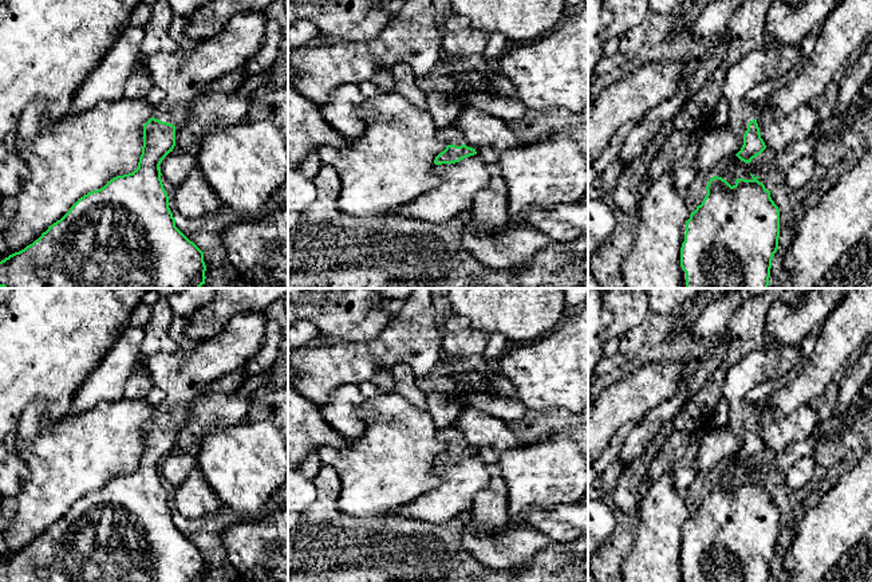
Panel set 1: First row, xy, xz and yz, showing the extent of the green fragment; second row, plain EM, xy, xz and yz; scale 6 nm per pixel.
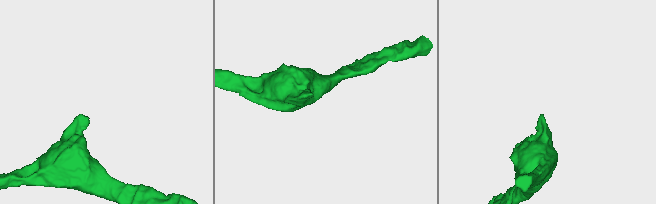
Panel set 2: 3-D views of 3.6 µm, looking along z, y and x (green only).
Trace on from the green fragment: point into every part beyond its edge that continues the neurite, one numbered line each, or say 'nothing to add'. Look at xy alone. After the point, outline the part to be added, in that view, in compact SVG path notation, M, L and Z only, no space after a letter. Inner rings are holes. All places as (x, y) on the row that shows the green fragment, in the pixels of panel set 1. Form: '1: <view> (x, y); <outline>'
1: xy (184, 75); M265 11L241 12L216 38L145 58L153 84L165 91L153 118L167 123L181 119L208 84L242 68L263 48L268 23Z

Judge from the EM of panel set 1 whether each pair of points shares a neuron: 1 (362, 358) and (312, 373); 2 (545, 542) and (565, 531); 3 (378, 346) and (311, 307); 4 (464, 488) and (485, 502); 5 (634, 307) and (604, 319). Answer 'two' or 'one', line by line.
1: one
2: two
3: two
4: two
5: two

